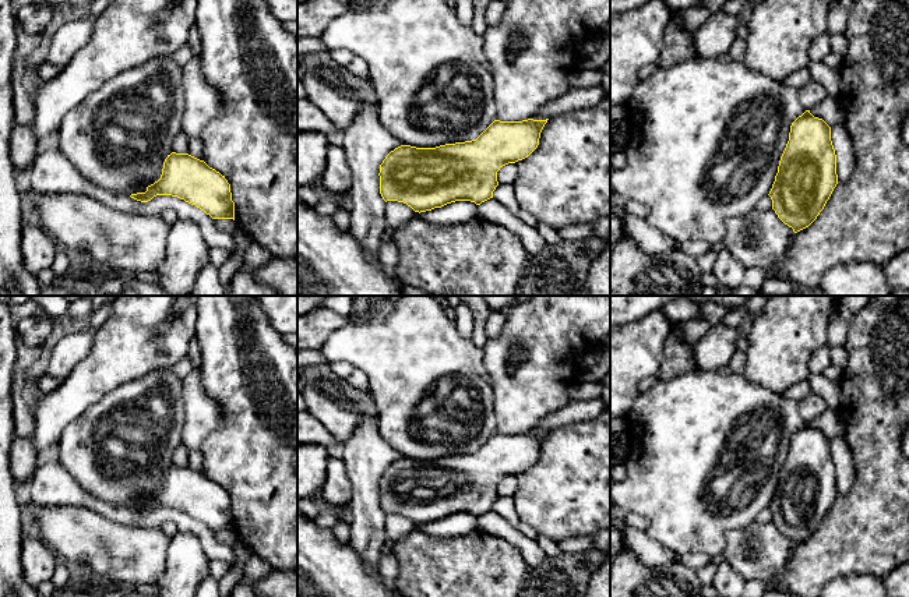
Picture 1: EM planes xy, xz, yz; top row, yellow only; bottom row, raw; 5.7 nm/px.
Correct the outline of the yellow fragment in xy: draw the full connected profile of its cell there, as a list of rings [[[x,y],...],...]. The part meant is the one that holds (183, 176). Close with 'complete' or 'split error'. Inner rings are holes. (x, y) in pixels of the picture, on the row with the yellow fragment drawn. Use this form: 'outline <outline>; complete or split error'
outline [[[172,152],[163,162],[161,179],[145,192],[130,197],[148,202],[156,195],[172,195],[195,205],[212,219],[233,219],[230,184],[215,169],[189,153]]]; complete

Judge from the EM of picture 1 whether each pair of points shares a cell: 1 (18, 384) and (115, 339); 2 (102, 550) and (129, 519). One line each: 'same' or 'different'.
1: different
2: different

